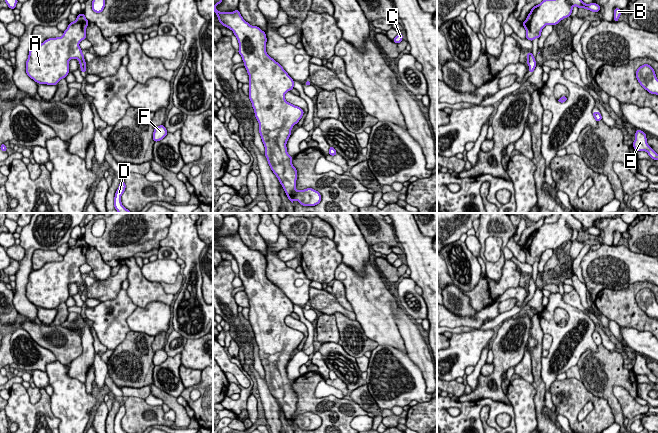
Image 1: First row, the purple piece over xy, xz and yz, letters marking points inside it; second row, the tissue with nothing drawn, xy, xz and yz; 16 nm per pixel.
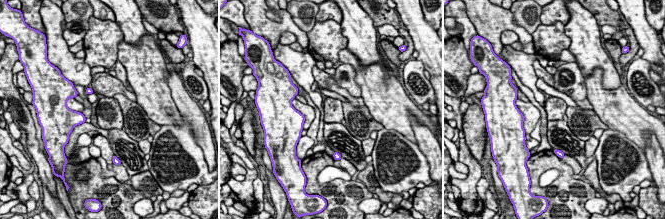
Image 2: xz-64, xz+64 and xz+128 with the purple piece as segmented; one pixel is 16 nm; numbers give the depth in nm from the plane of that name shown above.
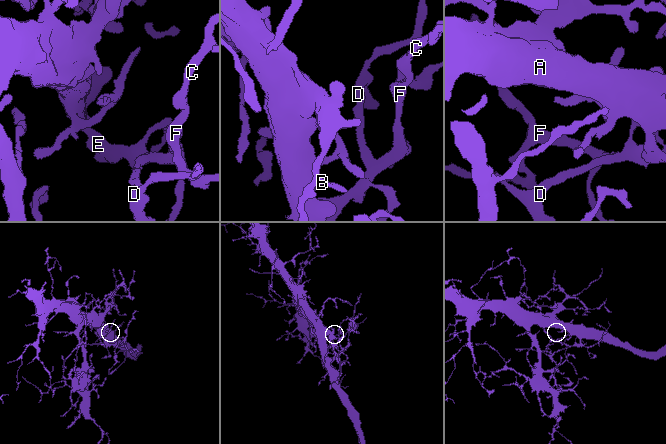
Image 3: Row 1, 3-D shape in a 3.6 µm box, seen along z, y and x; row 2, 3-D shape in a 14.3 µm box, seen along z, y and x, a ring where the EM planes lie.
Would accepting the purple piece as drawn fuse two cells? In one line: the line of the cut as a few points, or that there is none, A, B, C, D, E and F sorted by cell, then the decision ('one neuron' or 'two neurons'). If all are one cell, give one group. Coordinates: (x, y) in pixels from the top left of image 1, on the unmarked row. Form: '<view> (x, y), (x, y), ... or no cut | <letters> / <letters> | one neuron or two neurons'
no cut | A B C D E F | one neuron

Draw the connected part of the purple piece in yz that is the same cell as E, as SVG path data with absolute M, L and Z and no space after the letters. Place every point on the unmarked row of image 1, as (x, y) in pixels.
M637 353L635 359L636 361L632 369L634 373L636 375L645 375L650 382L658 384L658 378L647 367L646 357Z

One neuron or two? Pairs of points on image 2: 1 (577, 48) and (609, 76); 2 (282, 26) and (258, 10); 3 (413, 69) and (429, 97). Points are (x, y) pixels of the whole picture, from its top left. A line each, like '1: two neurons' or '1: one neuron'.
1: one neuron
2: one neuron
3: one neuron

